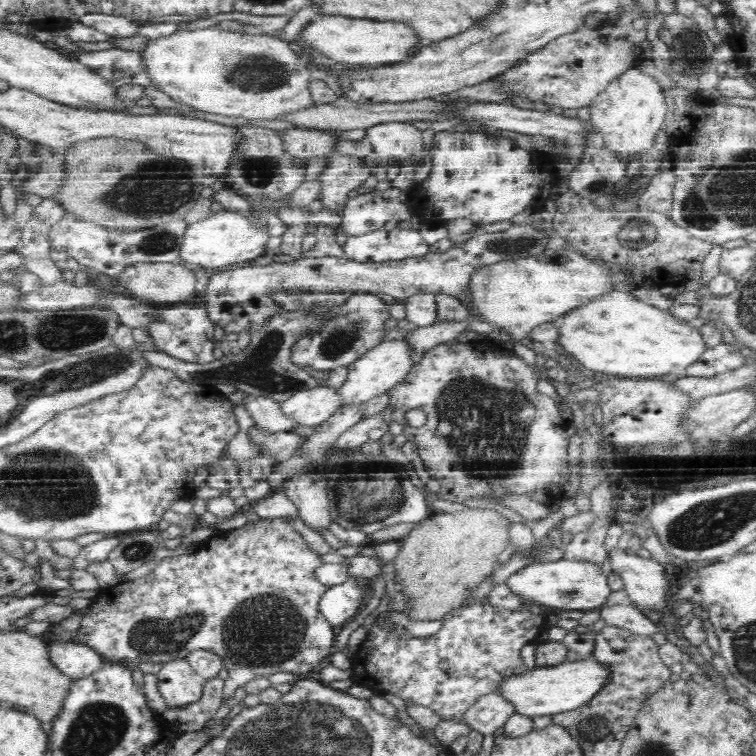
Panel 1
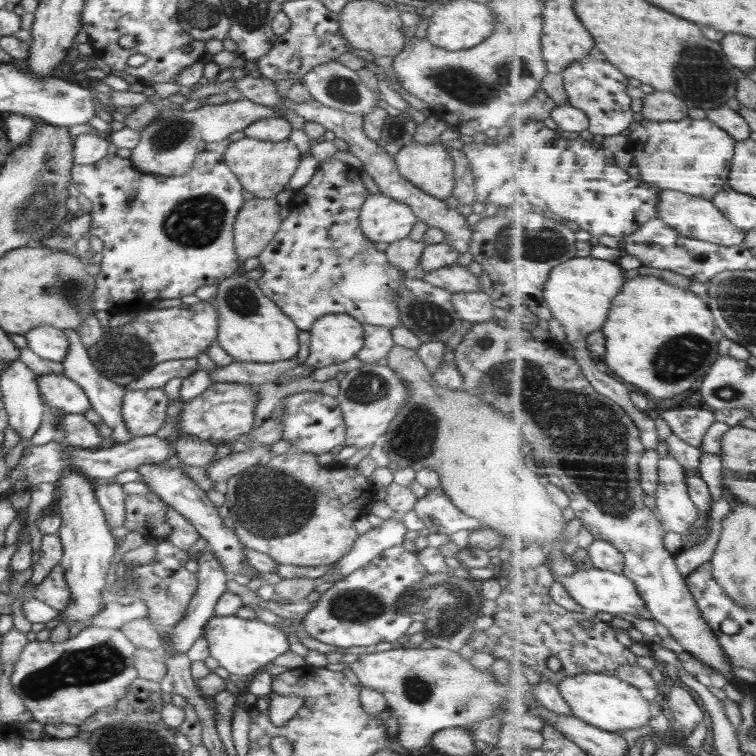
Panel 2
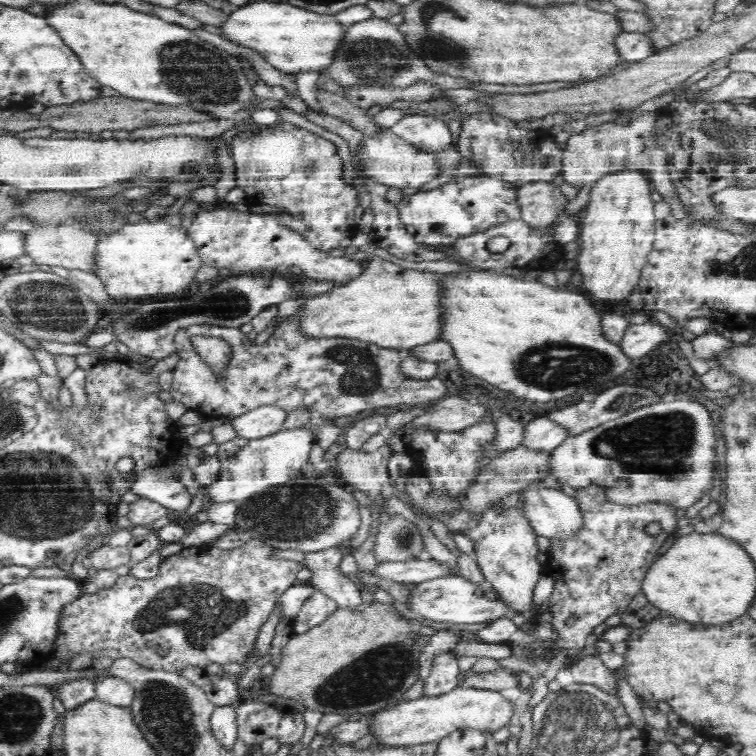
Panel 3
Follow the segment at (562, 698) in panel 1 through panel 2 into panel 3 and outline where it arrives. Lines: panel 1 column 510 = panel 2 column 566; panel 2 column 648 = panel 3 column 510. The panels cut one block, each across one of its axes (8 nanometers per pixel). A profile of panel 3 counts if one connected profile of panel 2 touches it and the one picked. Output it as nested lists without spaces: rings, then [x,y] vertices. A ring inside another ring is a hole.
[[[456,687],[447,694],[417,700],[402,701],[385,711],[375,715],[376,726],[374,734],[379,742],[386,746],[401,746],[401,744],[420,744],[420,742],[438,742],[459,729],[472,728],[483,734],[494,734],[501,728],[516,723],[513,703],[504,698],[500,691],[487,687]]]

